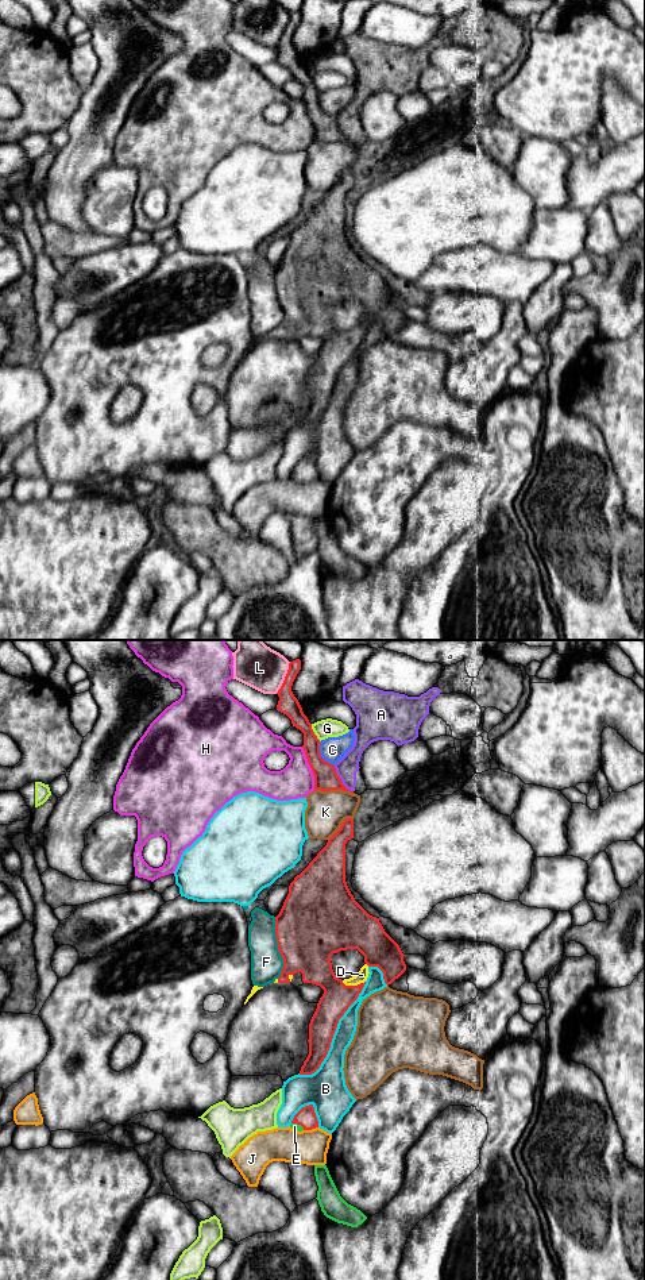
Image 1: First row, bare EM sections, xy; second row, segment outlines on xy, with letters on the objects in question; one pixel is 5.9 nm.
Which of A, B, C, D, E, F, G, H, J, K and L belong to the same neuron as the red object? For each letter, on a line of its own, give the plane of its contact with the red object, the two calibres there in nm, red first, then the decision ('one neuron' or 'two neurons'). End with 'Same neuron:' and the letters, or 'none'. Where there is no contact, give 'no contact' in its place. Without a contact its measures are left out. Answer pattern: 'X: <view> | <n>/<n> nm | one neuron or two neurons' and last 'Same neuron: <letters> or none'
A: xy | 140/130 nm | two neurons
B: xy | 170/160 nm | two neurons
C: xy | 140/150 nm | two neurons
D: xy | 190/70 nm | one neuron
E: xy | 110/40 nm | one neuron
F: xy | 420/190 nm | two neurons
G: xy | 130/110 nm | two neurons
H: xy | 140/220 nm | two neurons
J: xy | 110/200 nm | two neurons
K: xy | 140/240 nm | two neurons
L: xy | 120/260 nm | two neurons
Same neuron: D, E

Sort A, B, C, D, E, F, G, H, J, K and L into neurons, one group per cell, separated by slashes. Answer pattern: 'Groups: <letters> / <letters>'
Groups: A / B / C / D E / F / G / H / J / K / L

